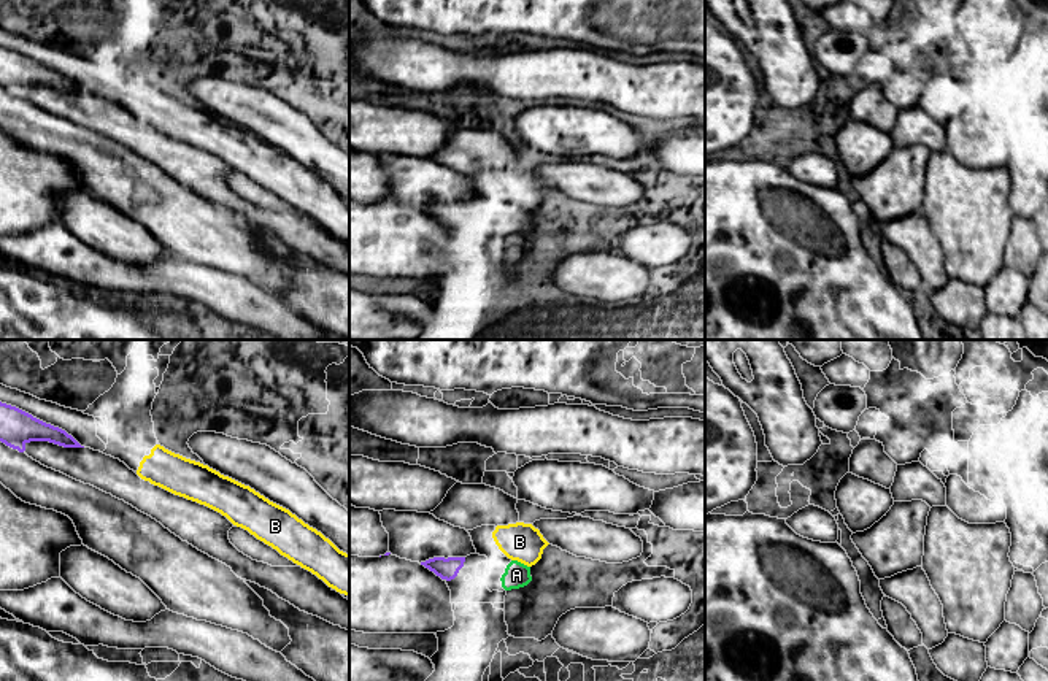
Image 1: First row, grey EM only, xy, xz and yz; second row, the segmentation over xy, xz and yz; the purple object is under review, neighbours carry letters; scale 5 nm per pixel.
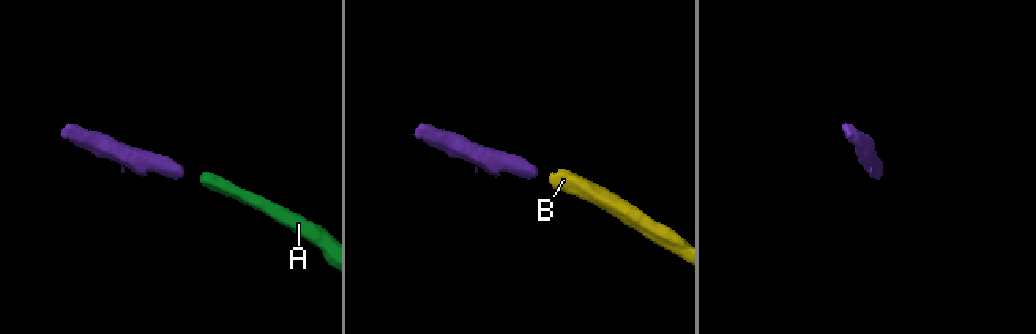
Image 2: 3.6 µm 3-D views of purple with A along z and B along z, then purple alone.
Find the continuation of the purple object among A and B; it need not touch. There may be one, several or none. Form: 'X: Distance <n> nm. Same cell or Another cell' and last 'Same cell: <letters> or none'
A: Distance 200 nm. Same cell
B: Distance 180 nm. Another cell
Same cell: A

